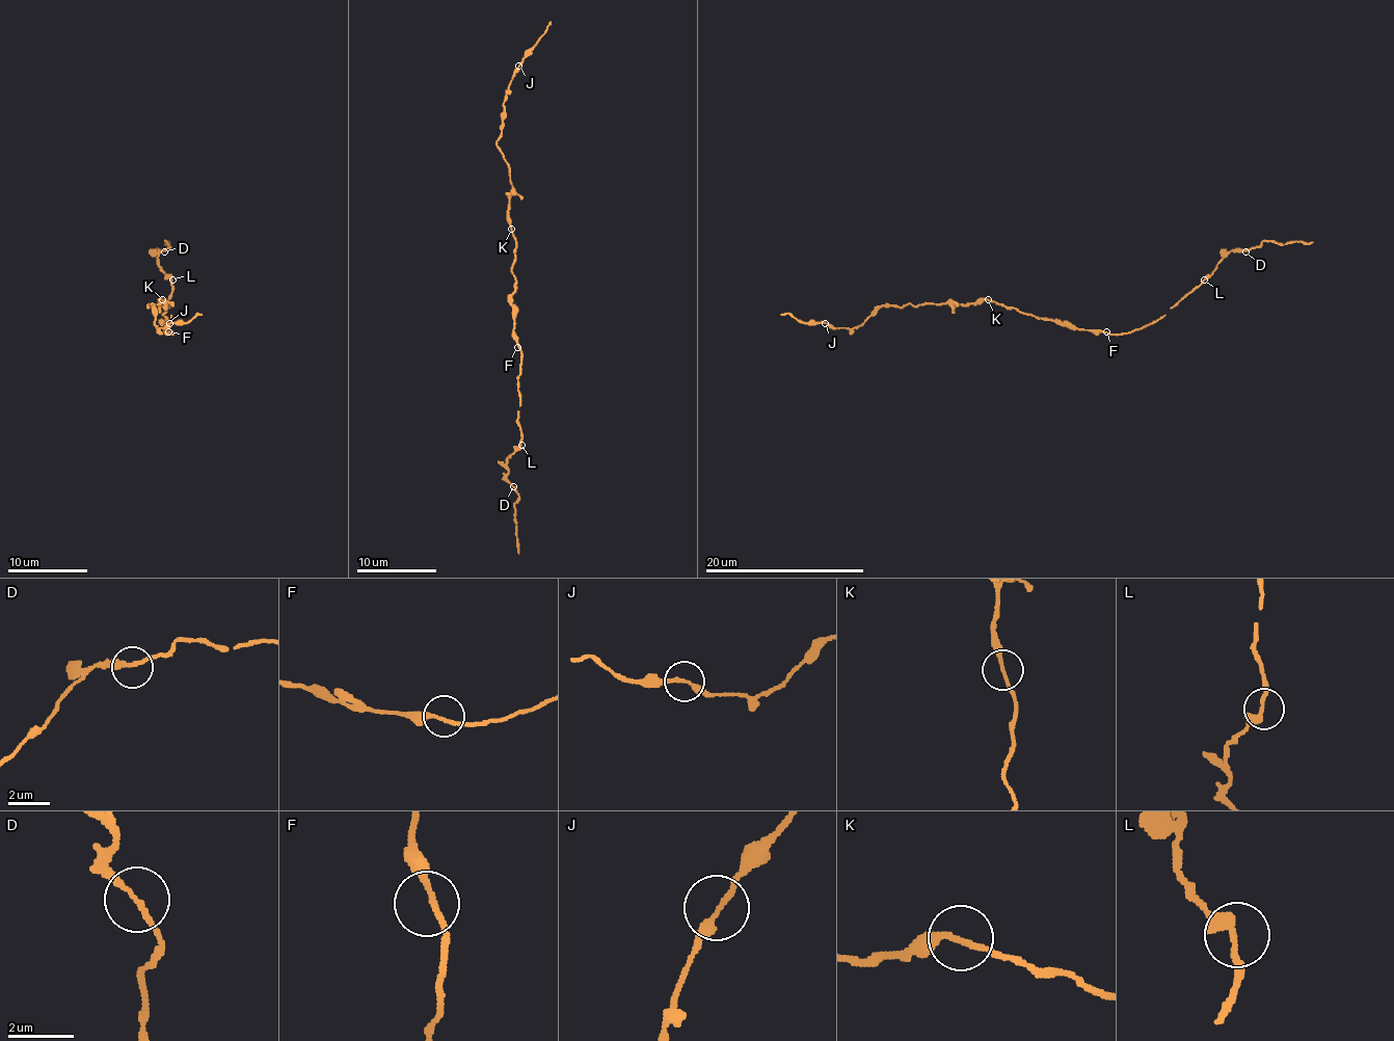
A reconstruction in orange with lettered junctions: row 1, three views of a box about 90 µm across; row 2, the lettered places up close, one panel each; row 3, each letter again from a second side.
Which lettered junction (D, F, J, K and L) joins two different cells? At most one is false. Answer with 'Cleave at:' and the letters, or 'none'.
Cleave at: none

